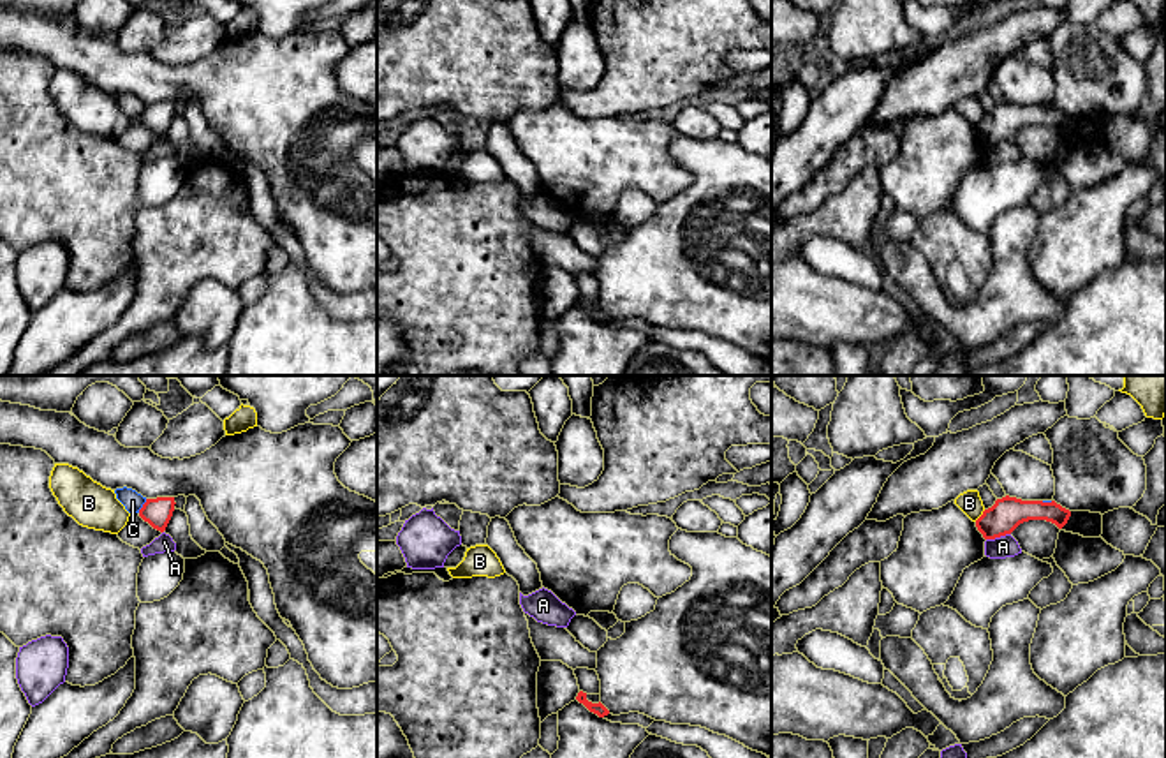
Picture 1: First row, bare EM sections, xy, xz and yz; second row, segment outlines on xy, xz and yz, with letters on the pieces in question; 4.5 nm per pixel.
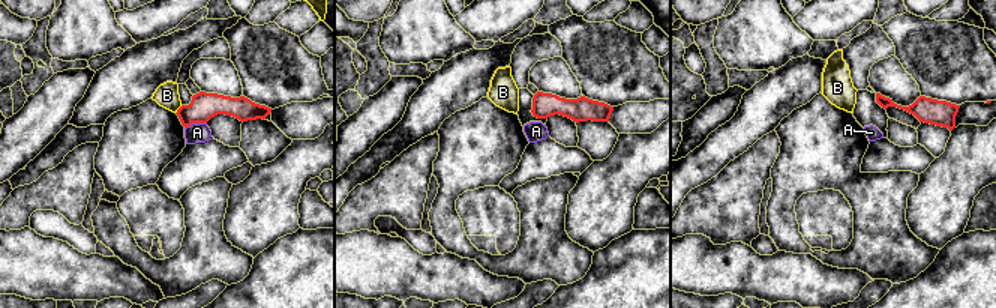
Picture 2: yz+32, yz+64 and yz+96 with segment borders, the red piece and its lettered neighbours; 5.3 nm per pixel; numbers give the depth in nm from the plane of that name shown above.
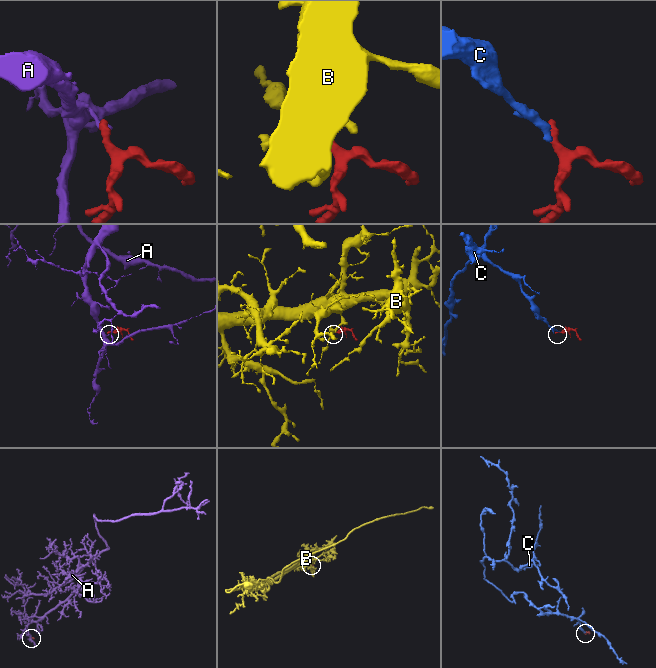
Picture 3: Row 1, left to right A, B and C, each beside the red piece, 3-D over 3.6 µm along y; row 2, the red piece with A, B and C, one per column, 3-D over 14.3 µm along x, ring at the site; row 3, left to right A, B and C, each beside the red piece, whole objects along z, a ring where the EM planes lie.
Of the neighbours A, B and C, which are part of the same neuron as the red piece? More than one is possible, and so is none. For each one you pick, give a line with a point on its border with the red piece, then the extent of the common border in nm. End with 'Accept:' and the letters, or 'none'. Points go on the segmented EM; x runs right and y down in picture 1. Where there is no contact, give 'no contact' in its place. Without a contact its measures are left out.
Accept: none

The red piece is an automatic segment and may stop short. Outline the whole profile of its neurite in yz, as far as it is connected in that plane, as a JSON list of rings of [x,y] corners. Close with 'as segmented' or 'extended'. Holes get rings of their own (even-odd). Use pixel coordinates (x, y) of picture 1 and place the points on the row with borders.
[[[1006,495],[983,511],[983,515],[976,520],[976,527],[985,539],[995,539],[1011,534],[1020,524],[1029,520],[1046,520],[1062,529],[1069,516],[1071,511],[1055,501],[1022,501]]]; as segmented

